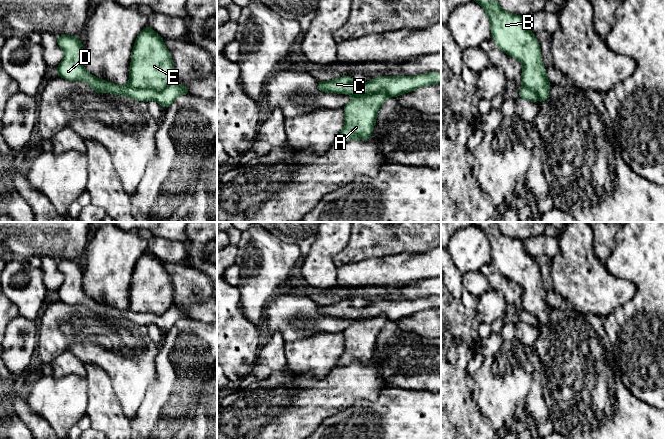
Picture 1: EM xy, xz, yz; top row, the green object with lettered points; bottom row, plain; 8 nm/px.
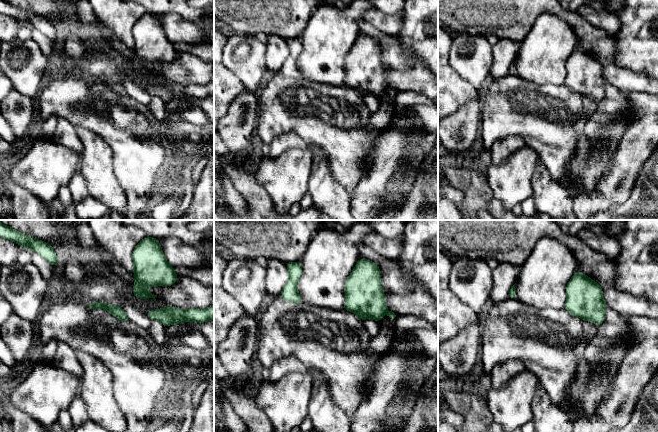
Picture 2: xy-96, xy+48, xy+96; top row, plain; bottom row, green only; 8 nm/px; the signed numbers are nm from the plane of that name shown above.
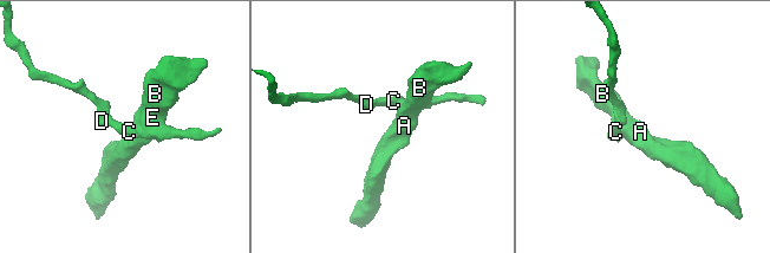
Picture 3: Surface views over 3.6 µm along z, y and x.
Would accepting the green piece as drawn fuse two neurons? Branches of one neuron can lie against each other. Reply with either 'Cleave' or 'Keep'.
Cleave

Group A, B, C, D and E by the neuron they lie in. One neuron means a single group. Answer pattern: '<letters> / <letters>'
A B E / C D

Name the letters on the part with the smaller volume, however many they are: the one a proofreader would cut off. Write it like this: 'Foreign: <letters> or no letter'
Foreign: C, D

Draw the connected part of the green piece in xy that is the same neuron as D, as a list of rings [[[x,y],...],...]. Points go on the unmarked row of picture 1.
[[[60,259],[56,261],[58,269],[64,275],[64,281],[55,297],[63,303],[69,305],[85,305],[97,317],[108,316],[143,326],[154,324],[163,332],[169,331],[177,321],[191,318],[186,311],[174,305],[163,314],[157,315],[149,312],[142,313],[131,310],[119,310],[99,303],[85,294],[82,288],[83,269],[76,260]]]

